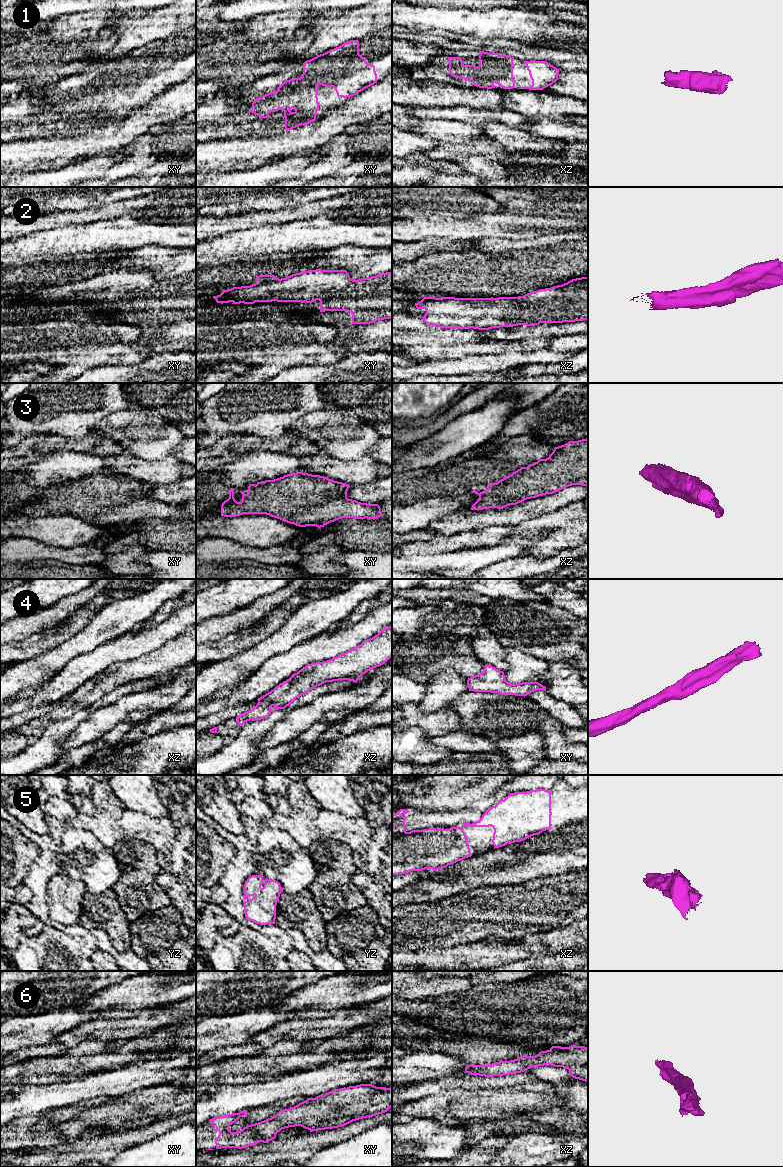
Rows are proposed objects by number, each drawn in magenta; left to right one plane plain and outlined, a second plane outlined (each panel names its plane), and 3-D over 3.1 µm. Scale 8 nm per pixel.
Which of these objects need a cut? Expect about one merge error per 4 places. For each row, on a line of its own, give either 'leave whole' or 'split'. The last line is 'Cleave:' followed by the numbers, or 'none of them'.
1: leave whole
2: leave whole
3: leave whole
4: leave whole
5: leave whole
6: leave whole
Cleave: none of them

